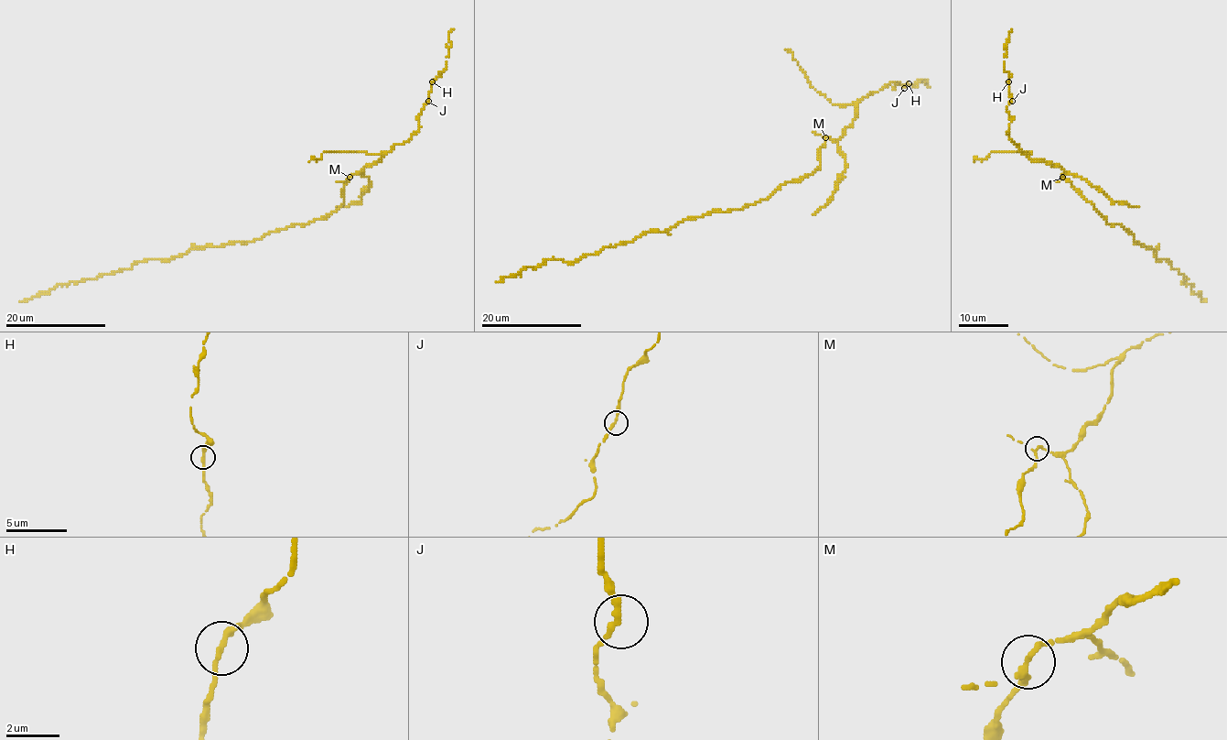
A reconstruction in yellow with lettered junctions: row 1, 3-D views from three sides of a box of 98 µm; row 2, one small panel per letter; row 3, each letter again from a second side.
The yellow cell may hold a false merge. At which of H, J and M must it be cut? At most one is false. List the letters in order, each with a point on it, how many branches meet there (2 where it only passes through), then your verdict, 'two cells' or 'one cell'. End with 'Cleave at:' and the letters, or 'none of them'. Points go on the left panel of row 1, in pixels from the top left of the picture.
H: at (432, 81); 2 branches meet; one cell
J: at (428, 101); 2 branches meet; one cell
M: at (349, 177); 2 branches meet; one cell
Cleave at: none of them

